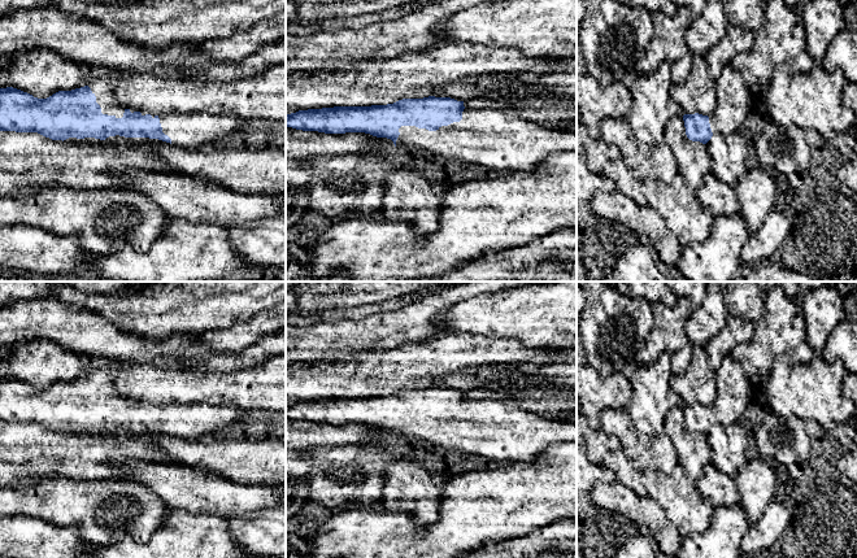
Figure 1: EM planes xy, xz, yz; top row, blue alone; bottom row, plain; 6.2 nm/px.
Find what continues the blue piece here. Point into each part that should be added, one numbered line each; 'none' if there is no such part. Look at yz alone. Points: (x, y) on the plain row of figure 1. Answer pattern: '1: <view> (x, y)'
1: yz (732, 399)

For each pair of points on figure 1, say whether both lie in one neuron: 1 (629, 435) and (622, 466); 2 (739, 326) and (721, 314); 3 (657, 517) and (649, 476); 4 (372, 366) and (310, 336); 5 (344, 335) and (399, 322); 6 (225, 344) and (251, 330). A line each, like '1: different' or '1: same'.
1: different
2: different
3: different
4: different
5: same
6: same

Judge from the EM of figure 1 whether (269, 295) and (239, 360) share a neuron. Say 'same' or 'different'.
different

